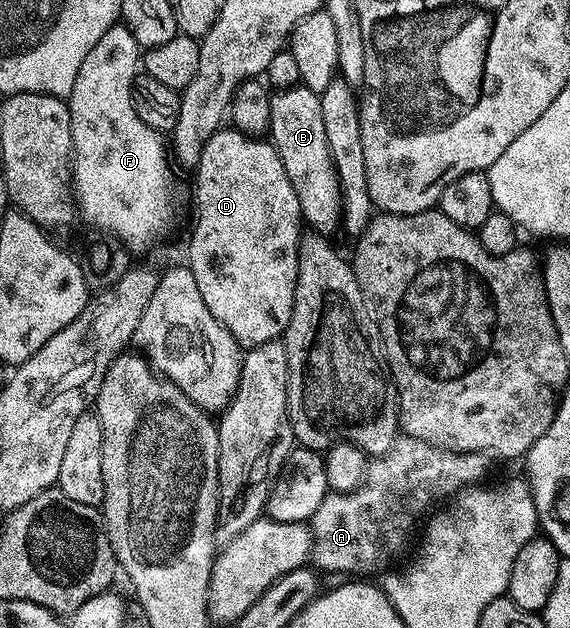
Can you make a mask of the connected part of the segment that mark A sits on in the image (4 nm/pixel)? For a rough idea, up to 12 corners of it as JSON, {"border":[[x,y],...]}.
{"border":[[401,434],[310,520],[311,566],[368,577],[479,458]]}

